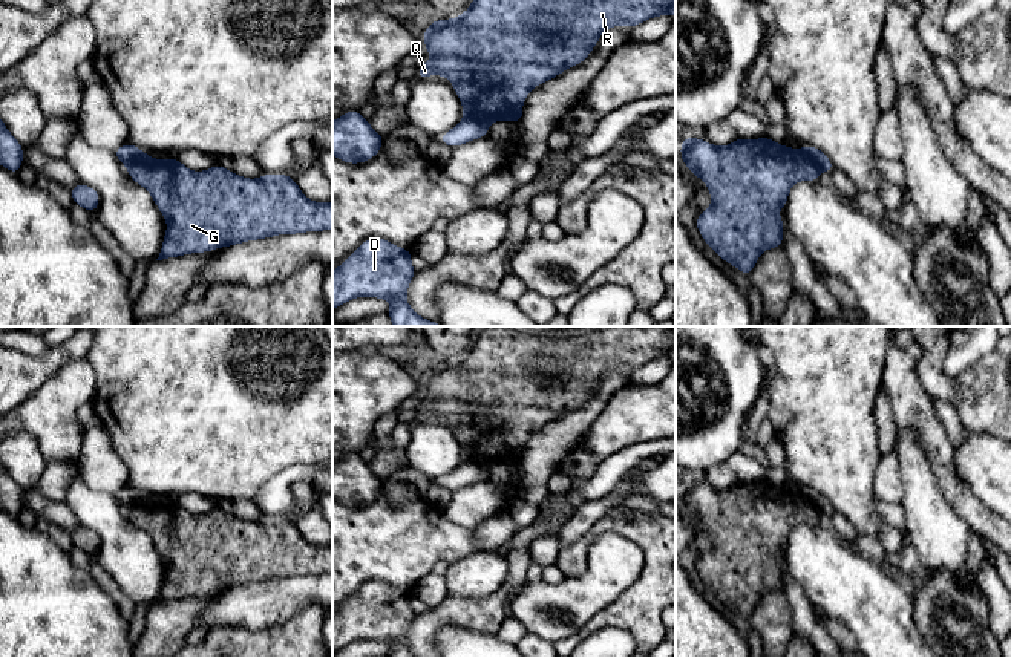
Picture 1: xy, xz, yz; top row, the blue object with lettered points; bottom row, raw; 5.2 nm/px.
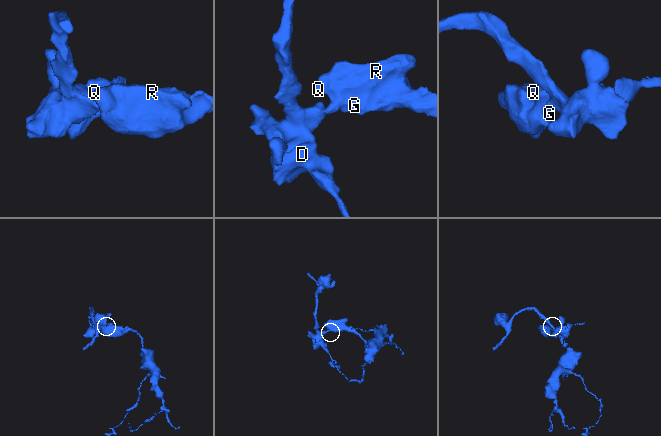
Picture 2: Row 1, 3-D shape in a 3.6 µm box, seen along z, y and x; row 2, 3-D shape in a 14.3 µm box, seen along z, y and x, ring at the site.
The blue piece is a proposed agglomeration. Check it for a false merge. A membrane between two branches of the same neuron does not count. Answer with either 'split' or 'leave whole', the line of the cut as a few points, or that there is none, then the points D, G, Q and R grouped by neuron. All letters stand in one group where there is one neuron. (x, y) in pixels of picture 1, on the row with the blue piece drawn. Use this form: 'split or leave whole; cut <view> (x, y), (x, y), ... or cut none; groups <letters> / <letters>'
split; cut xz (466, 115), (487, 124); groups D / G Q R

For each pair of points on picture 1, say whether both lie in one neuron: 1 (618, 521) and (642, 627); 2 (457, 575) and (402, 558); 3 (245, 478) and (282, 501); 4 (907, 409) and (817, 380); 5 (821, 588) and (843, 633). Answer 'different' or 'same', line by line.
1: same
2: different
3: different
4: different
5: different

